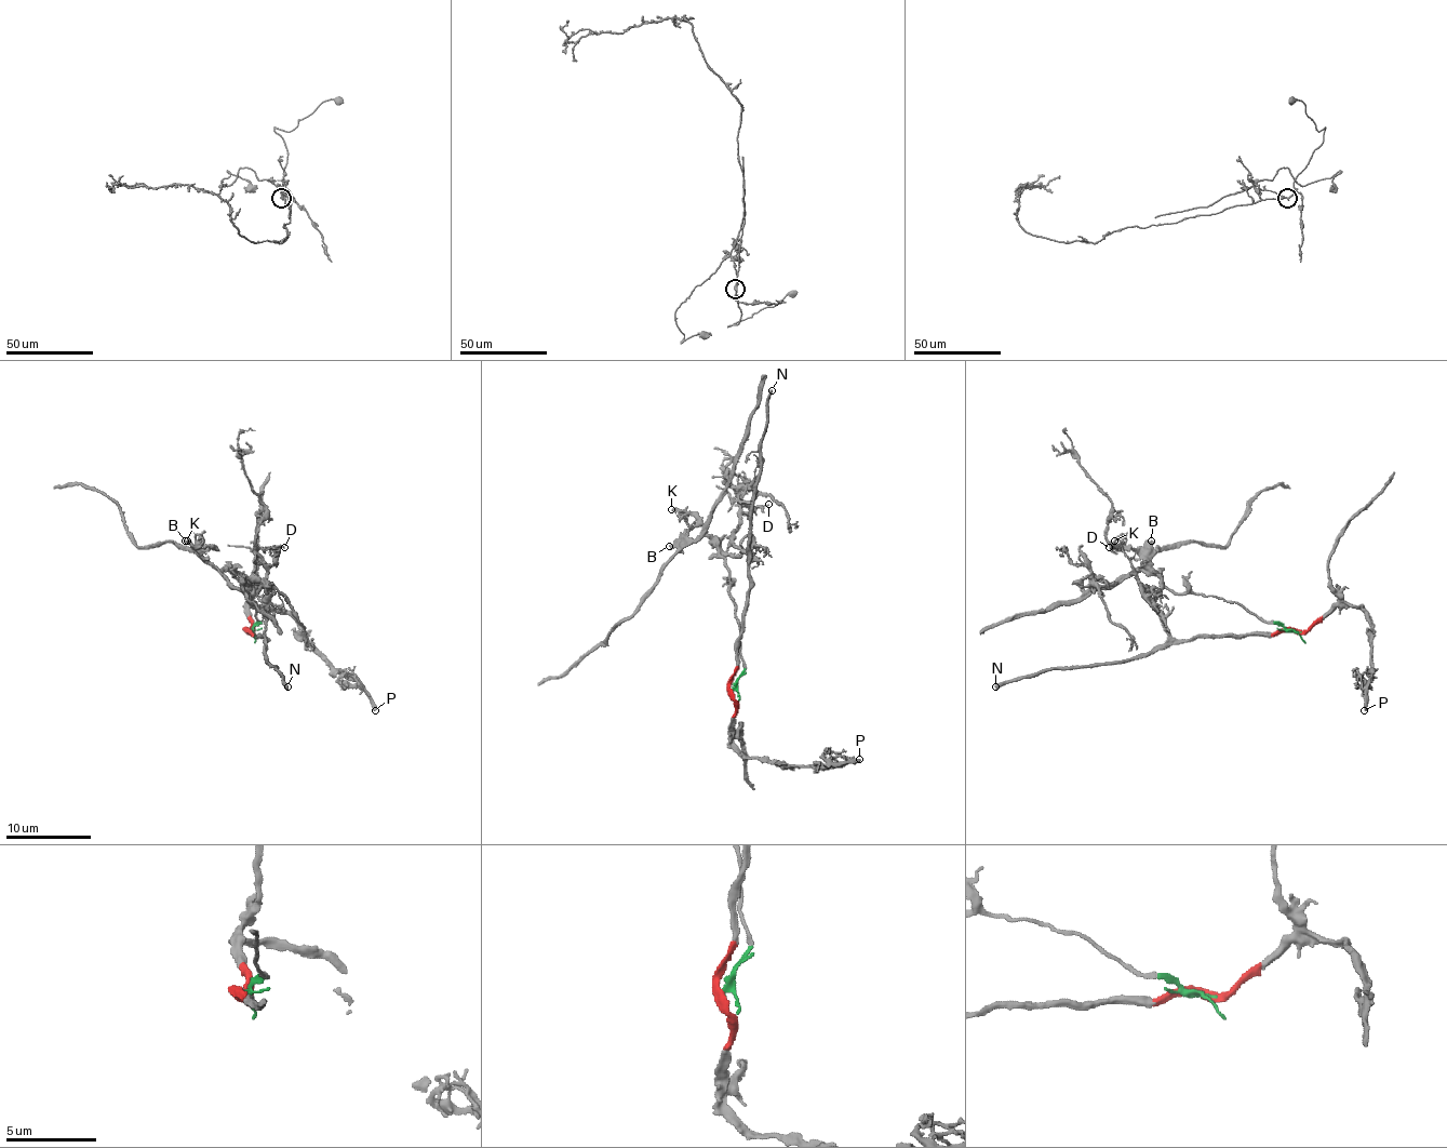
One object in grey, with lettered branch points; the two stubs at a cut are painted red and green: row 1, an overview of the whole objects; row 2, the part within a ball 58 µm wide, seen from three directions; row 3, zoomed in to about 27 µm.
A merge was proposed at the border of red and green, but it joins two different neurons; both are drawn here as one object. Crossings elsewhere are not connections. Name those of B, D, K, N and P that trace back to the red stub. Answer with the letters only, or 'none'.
D, N, P

